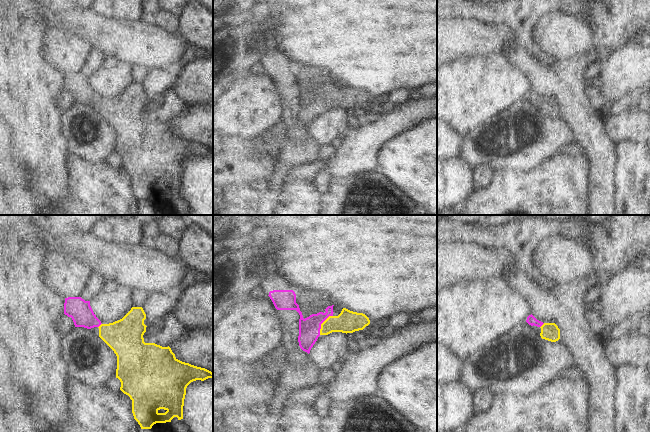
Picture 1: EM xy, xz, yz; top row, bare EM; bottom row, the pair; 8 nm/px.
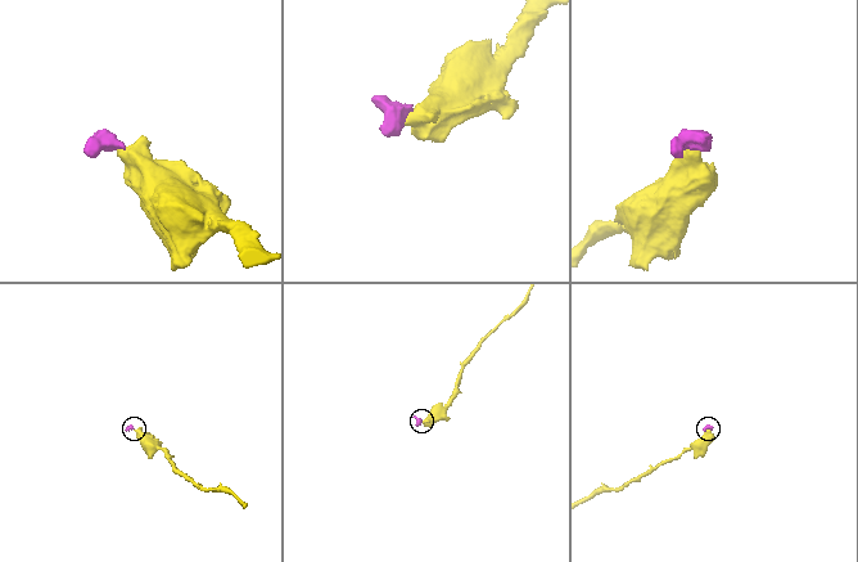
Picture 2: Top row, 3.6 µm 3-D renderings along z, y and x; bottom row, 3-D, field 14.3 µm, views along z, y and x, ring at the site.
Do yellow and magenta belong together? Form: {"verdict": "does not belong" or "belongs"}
{"verdict": "belongs"}

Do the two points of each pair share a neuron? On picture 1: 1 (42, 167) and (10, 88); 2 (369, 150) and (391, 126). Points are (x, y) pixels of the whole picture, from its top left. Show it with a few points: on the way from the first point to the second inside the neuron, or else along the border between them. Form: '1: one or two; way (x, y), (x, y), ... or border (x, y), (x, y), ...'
1: one; way (42, 147), (30, 108)
2: one; way (373, 144), (385, 132)

